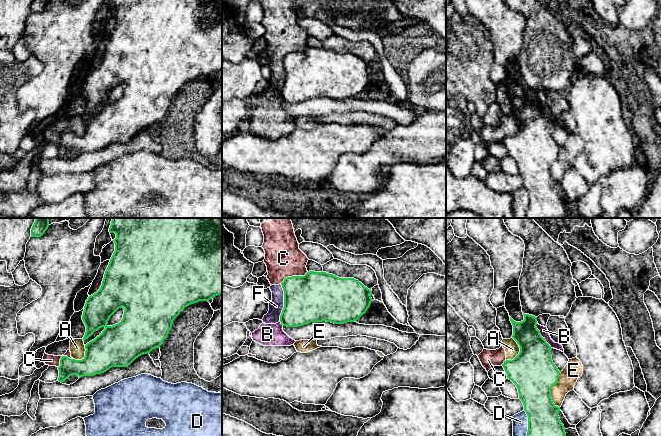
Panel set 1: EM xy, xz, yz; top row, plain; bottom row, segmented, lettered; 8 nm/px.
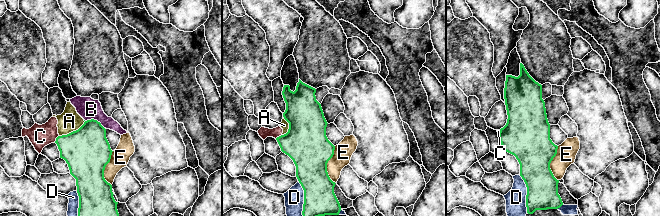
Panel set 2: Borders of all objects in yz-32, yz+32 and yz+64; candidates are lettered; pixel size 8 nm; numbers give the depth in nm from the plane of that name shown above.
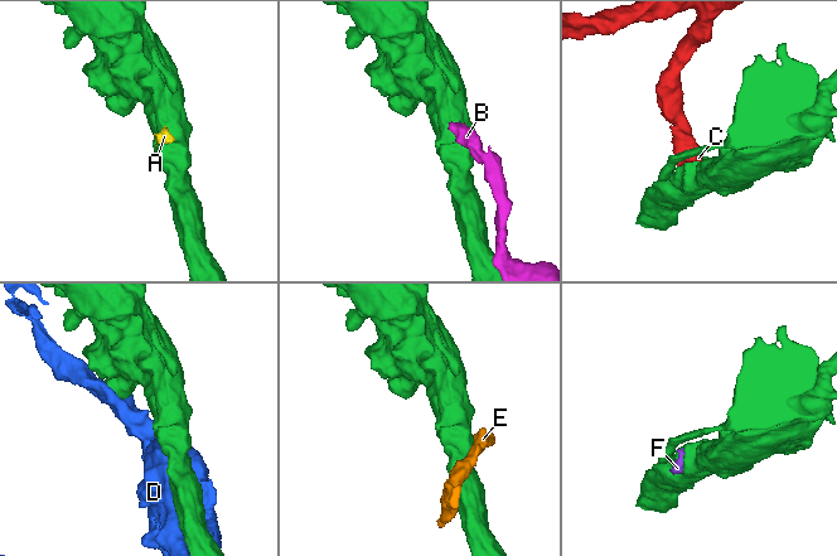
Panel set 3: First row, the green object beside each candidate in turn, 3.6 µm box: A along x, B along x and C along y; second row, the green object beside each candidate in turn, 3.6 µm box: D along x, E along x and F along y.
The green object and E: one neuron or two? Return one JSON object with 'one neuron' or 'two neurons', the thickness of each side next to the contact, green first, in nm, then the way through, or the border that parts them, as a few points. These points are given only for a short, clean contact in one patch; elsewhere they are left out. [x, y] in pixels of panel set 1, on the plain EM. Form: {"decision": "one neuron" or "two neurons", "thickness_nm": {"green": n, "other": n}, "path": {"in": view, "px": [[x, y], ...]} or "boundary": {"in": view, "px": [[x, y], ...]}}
{"decision": "two neurons", "thickness_nm": {"green": 360, "other": 150}}

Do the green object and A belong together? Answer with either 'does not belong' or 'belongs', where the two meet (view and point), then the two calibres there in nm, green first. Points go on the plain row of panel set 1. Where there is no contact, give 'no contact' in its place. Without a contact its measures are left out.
does not belong | yz (520, 127) | 360/120 nm

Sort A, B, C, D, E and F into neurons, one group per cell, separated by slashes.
A B C F / D / E

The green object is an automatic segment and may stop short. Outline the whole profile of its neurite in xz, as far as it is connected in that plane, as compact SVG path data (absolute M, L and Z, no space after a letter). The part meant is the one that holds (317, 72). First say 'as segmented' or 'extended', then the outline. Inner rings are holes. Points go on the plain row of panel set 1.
as segmented | M309 47L304 52L287 53L281 61L284 67L284 84L280 98L287 103L323 97L334 100L354 98L366 89L372 78L372 67L358 56L339 54L323 47Z

